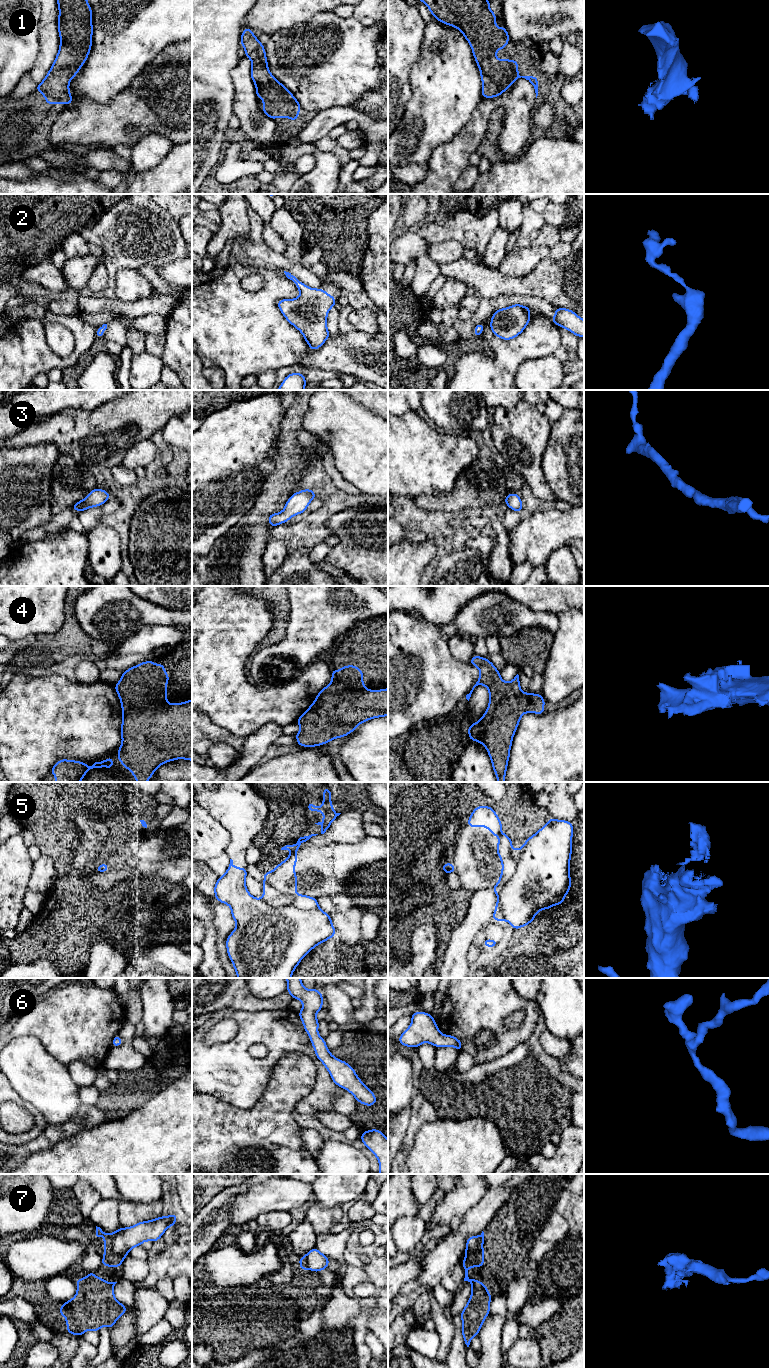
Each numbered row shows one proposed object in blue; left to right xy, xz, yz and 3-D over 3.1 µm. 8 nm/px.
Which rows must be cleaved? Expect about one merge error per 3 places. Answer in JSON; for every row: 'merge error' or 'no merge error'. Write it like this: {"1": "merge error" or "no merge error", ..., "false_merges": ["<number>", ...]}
{"1": "no merge error", "2": "no merge error", "3": "no merge error", "4": "no merge error", "5": "merge error", "6": "no merge error", "7": "merge error", "false_merges": ["5", "7"]}

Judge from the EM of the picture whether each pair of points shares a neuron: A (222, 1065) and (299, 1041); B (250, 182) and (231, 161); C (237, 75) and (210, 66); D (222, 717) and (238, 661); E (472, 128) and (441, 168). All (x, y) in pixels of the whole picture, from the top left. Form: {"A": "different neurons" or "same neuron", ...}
{"A": "same neuron", "B": "different neurons", "C": "different neurons", "D": "same neuron", "E": "same neuron"}

